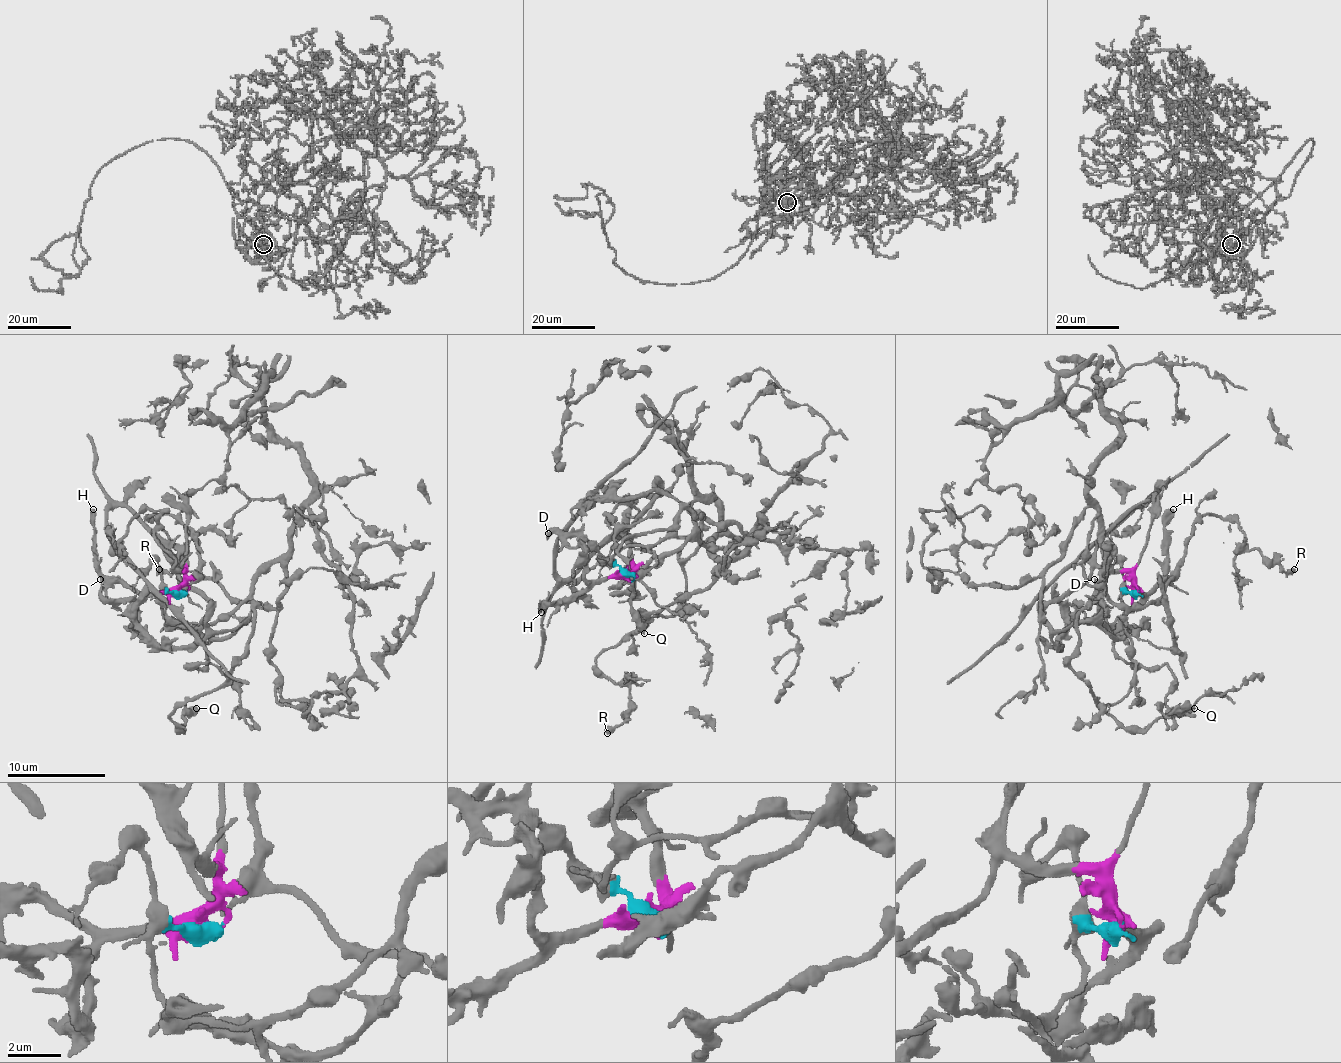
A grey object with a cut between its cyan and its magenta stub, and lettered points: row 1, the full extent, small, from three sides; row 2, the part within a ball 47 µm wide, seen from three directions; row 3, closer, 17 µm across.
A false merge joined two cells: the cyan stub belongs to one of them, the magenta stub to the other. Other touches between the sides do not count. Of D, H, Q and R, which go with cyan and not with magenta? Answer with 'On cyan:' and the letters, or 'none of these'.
On cyan: Q, R

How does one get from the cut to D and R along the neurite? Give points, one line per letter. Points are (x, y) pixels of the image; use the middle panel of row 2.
D: (636, 577), (587, 579), (584, 548), (577, 538), (547, 533)
R: (636, 577), (609, 562), (631, 545), (734, 545), (704, 589), (599, 655), (628, 687), (628, 717), (606, 734)

